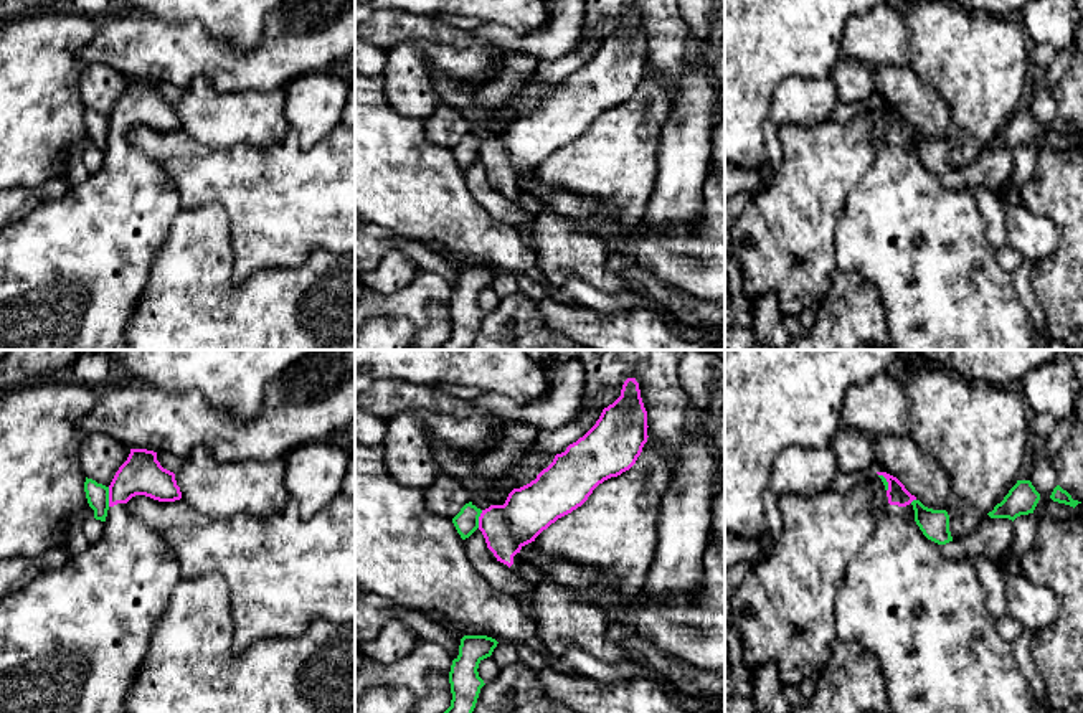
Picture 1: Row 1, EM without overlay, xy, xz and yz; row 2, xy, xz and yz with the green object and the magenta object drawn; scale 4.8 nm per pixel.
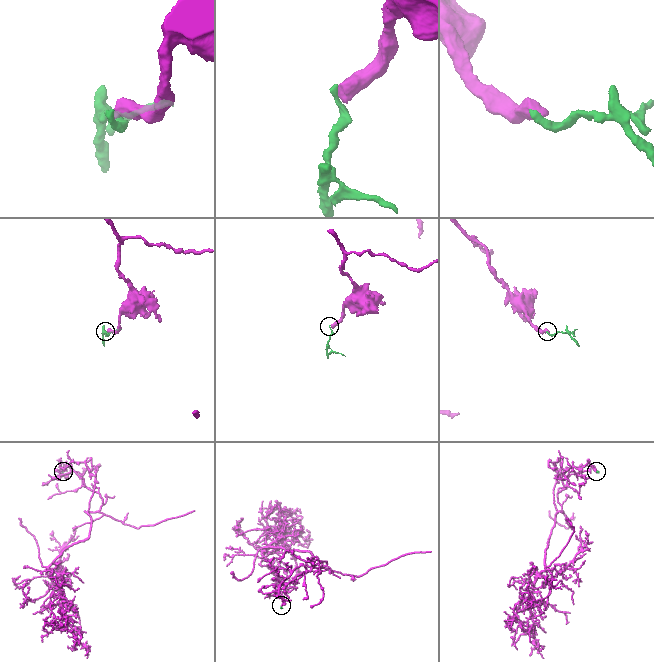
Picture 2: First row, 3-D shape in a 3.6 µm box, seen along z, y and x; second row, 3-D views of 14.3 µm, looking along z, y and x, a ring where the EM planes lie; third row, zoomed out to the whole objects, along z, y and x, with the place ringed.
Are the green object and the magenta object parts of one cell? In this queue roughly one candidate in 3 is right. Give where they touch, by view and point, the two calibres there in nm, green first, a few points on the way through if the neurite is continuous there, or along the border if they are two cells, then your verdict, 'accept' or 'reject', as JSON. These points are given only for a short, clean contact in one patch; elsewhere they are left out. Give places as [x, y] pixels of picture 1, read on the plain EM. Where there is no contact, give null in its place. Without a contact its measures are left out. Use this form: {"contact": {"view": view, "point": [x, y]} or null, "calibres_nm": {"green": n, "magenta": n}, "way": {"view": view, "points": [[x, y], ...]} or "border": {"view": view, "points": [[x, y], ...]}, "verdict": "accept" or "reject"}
{"contact": {"view": "xy", "point": [108, 127]}, "calibres_nm": {"green": 110, "magenta": 200}, "verdict": "reject"}

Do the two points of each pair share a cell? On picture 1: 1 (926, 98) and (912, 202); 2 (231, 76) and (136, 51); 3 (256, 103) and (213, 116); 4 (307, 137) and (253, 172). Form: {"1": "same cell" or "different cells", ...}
{"1": "different cells", "2": "same cell", "3": "same cell", "4": "different cells"}

